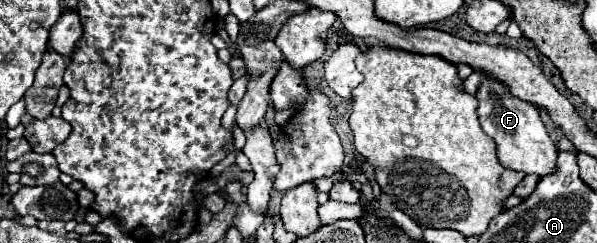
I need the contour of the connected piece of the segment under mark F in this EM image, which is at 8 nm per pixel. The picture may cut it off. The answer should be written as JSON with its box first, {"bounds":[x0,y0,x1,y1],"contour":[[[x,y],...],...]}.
{"bounds":[477,75,557,177],"contour":[[[485,75],[481,89],[477,93],[477,101],[479,101],[477,113],[479,113],[481,129],[495,141],[497,155],[503,167],[523,173],[535,173],[539,177],[555,173],[557,145],[549,139],[547,129],[539,117],[539,109],[535,105],[513,97],[505,85]]]}

